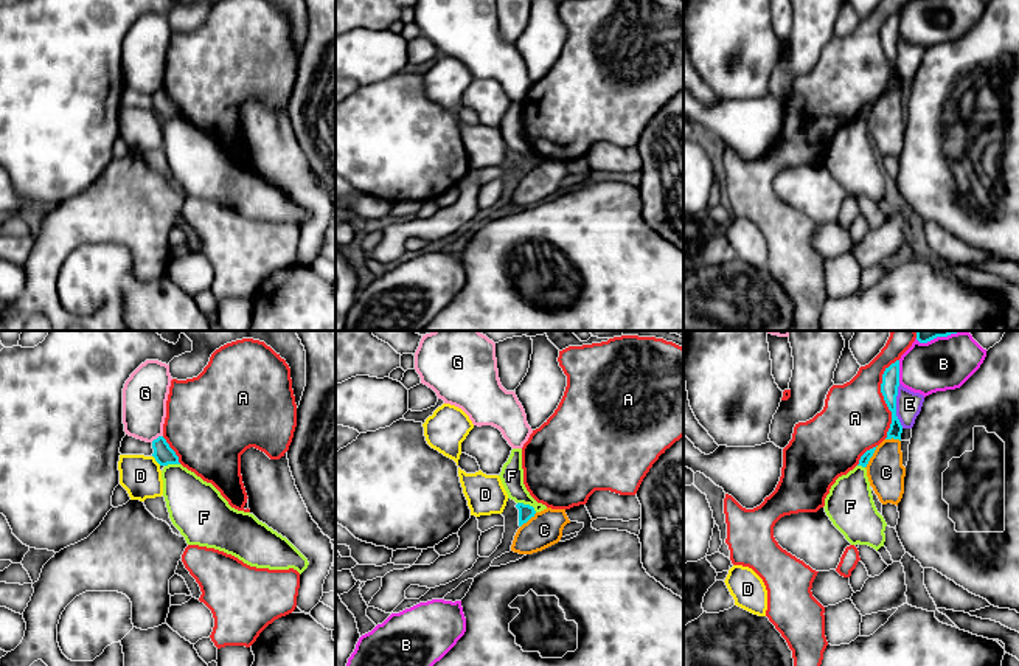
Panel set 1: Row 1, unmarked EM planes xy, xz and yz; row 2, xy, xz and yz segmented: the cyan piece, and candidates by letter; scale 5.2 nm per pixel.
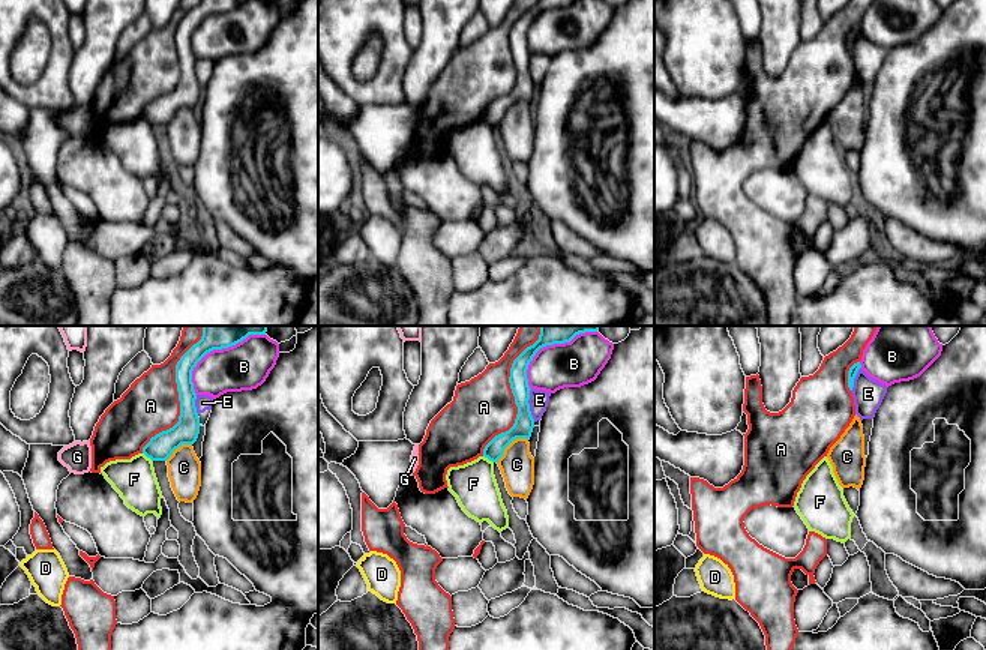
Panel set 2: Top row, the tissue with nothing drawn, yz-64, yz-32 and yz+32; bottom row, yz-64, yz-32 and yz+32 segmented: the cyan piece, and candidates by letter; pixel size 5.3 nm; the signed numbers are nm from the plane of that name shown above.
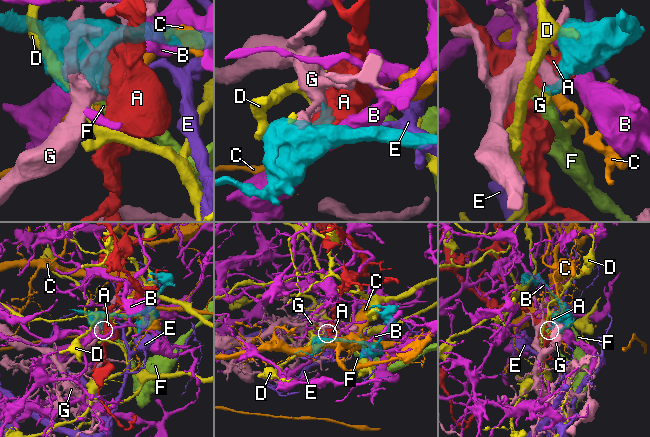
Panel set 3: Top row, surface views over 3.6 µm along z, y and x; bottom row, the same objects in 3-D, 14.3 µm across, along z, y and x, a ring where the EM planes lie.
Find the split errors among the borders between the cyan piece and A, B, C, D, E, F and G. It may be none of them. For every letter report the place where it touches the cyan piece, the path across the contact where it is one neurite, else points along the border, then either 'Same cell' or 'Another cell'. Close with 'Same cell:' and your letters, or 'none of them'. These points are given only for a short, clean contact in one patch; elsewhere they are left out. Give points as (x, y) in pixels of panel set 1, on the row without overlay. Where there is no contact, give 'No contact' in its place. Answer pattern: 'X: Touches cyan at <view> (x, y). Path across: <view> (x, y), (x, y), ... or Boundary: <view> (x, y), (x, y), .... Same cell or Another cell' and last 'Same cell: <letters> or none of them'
A: Touches cyan at yz (884, 50). Another cell
B: Touches cyan at yz (898, 24). Another cell
C: Touches cyan at yz (872, 107). Another cell
D: Touches cyan at xy (156, 112). Another cell
E: Touches cyan at yz (895, 58). Another cell
F: Touches cyan at xz (527, 157). Boundary: xz (518, 154), (528, 156), (536, 163). Another cell
G: Touches cyan at xy (157, 90). Another cell
Same cell: none of them

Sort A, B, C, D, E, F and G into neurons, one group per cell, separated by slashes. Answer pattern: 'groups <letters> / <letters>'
groups A / B / C / D / E / F / G

